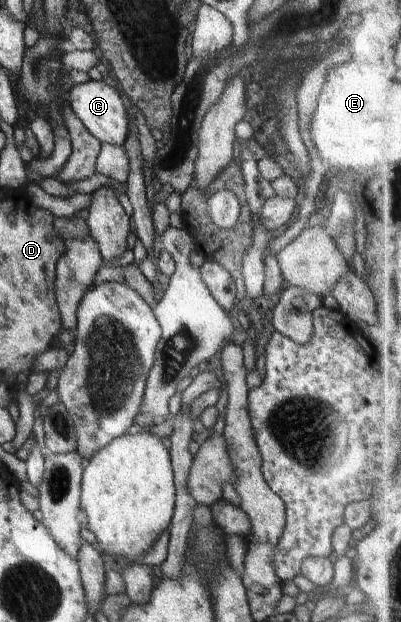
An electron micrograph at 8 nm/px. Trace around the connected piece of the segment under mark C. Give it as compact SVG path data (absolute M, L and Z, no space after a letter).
M92 79L85 83L75 84L68 90L67 99L71 111L84 124L84 128L91 132L101 144L108 143L118 146L124 144L130 132L128 128L130 118L128 118L128 110L124 106L122 96L116 92L112 84L106 80L93 81Z

